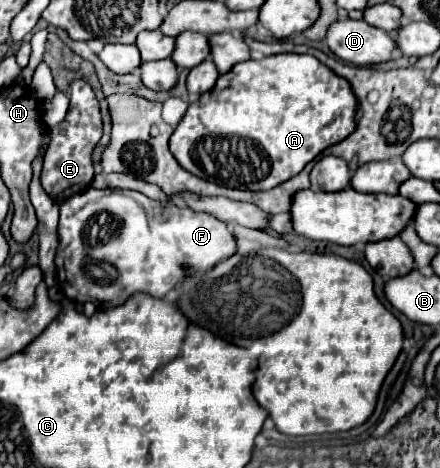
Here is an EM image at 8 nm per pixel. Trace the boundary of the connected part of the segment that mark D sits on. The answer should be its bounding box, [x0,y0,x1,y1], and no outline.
[325,20,395,66]

